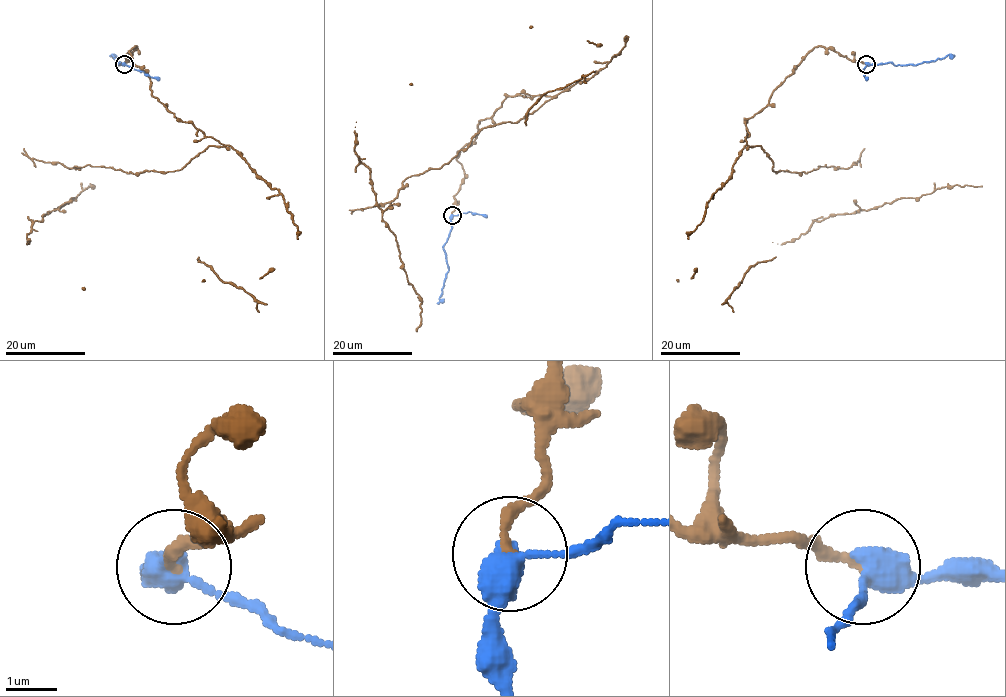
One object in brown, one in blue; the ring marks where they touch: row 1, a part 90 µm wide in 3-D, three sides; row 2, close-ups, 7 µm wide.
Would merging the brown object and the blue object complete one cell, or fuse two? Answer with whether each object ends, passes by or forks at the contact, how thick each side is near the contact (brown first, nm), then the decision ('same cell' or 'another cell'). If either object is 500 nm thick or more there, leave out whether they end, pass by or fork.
brown ends; blue passes by; calibres 200 and 440 nm; same cell

